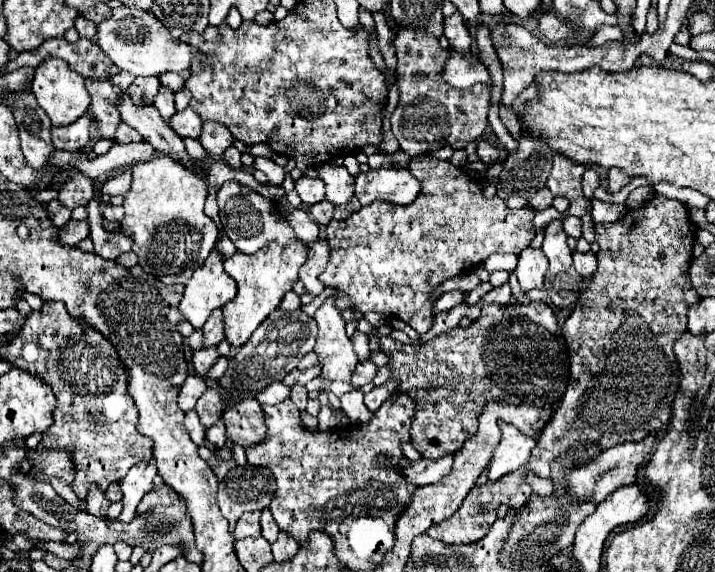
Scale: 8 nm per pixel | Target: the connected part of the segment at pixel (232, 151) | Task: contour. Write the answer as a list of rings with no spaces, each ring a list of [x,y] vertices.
[[[229,146],[229,148],[223,152],[223,160],[225,160],[231,168],[243,168],[243,164],[241,164],[241,152],[239,152],[235,146]]]

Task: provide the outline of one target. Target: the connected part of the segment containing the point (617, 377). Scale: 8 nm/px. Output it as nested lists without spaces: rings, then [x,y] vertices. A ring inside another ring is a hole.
[[[655,196],[645,208],[629,210],[621,220],[613,224],[597,224],[595,240],[599,242],[597,252],[597,272],[591,276],[587,288],[579,296],[579,302],[573,314],[561,328],[561,334],[567,342],[569,350],[569,386],[567,392],[553,414],[551,422],[543,428],[537,438],[537,446],[531,452],[531,460],[527,466],[507,474],[499,482],[487,482],[475,486],[471,494],[467,494],[467,502],[445,522],[431,526],[427,534],[445,544],[471,544],[481,540],[495,522],[495,510],[499,504],[507,504],[509,508],[519,510],[527,498],[531,496],[531,486],[527,484],[527,472],[535,476],[547,478],[553,458],[565,452],[573,452],[575,456],[585,456],[583,444],[597,444],[601,450],[623,442],[643,440],[659,430],[663,430],[671,418],[671,406],[675,400],[675,392],[679,388],[679,362],[675,358],[673,346],[675,340],[687,330],[687,310],[695,302],[699,302],[699,294],[695,292],[689,278],[689,262],[693,258],[693,238],[695,226],[689,222],[685,204],[677,200],[669,200],[665,196]]]

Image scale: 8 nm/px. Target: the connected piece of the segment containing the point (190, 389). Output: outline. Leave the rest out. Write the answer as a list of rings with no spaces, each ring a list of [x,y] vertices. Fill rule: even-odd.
[[[189,374],[189,376],[185,378],[181,390],[179,390],[179,408],[181,408],[183,412],[193,410],[195,404],[197,404],[197,400],[201,398],[201,394],[203,394],[205,390],[207,390],[207,386],[205,386],[203,378],[197,376],[197,374]]]

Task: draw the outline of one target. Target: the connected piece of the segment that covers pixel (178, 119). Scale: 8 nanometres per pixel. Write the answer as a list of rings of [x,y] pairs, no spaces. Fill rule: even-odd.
[[[185,108],[183,112],[175,112],[169,120],[169,126],[181,136],[181,138],[197,138],[201,130],[201,118],[191,110]]]

